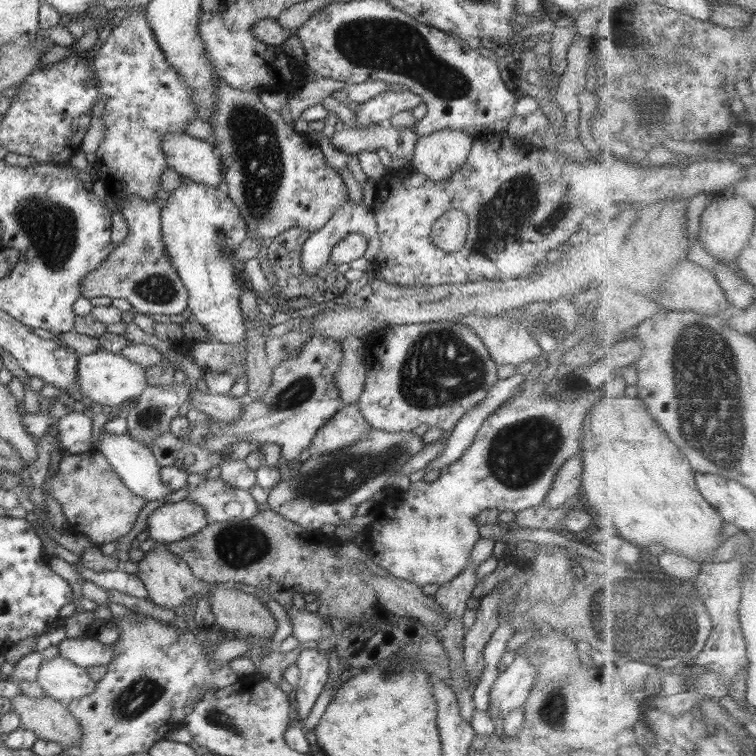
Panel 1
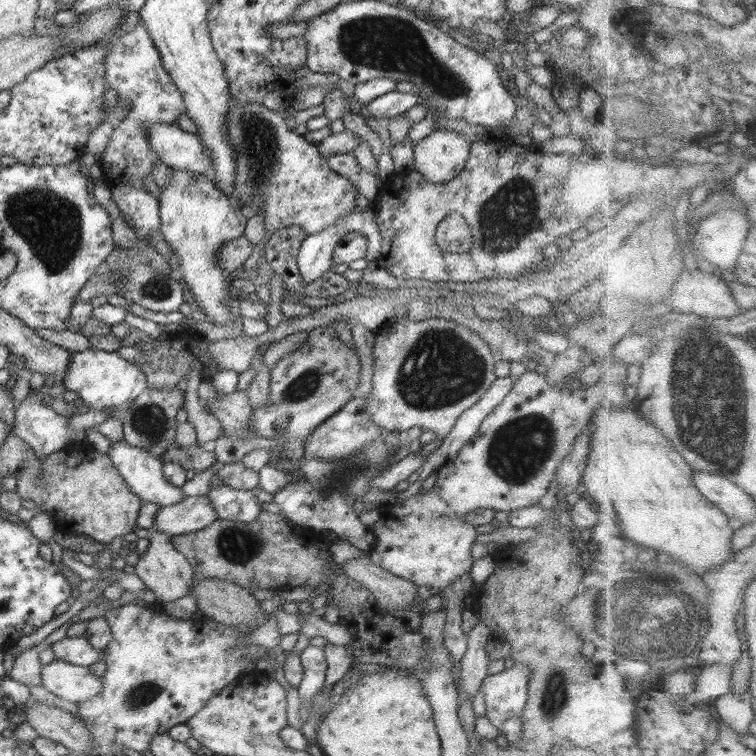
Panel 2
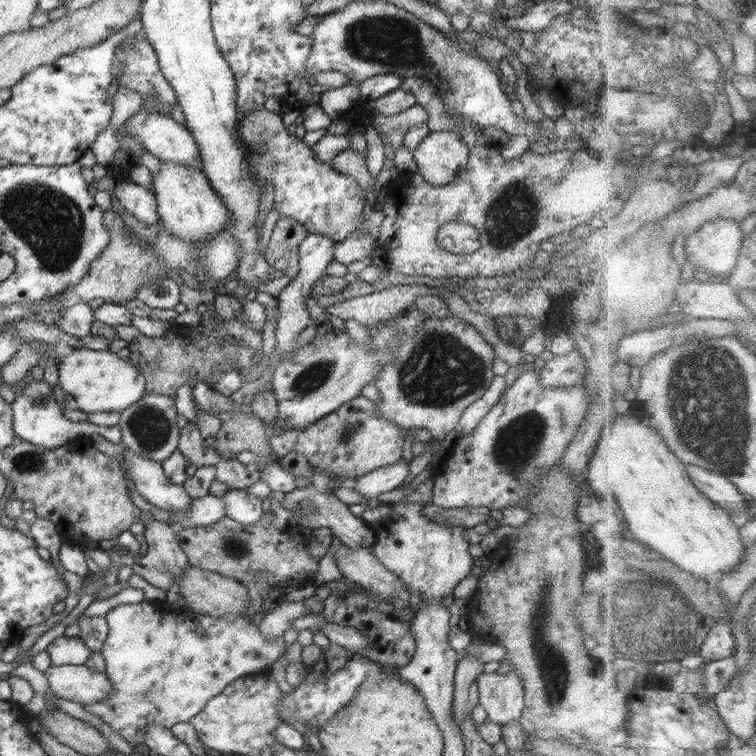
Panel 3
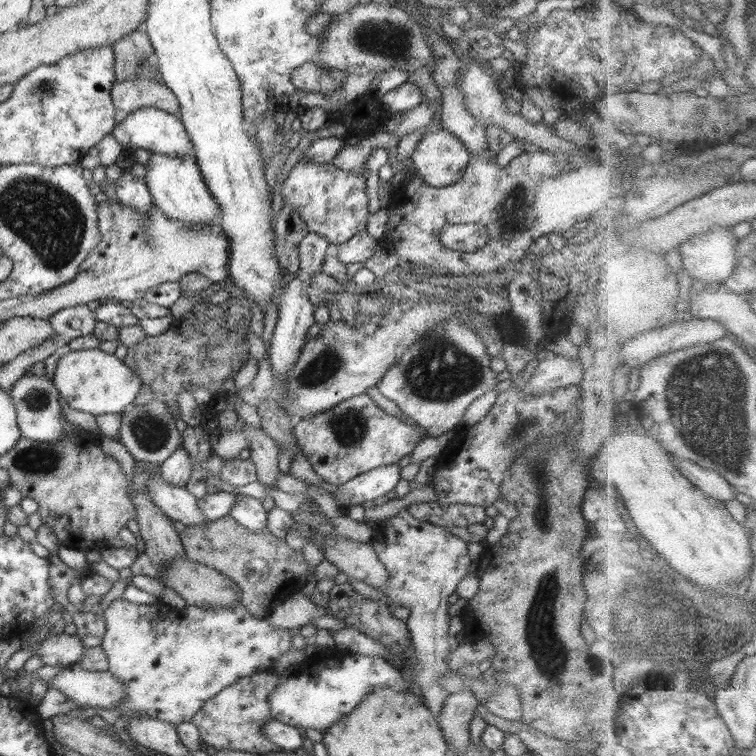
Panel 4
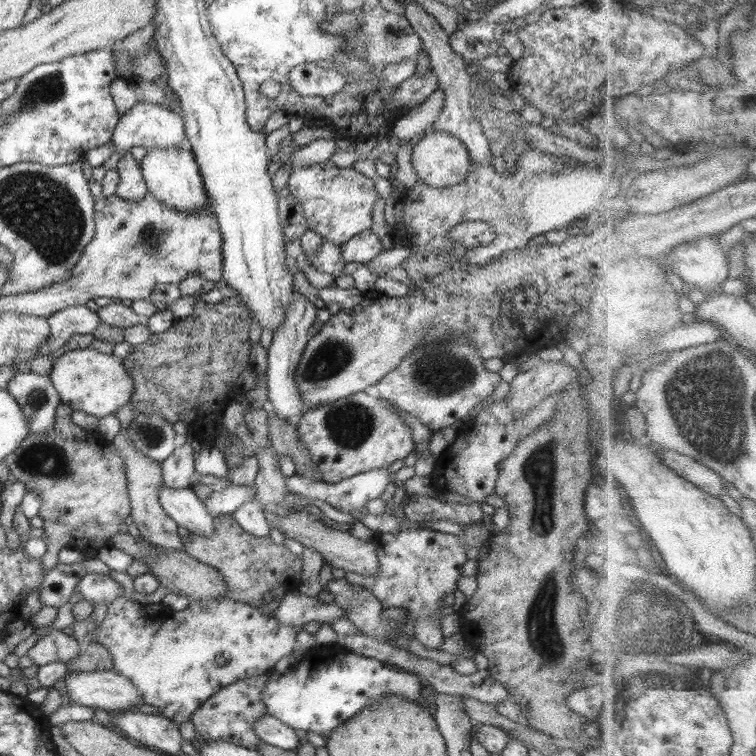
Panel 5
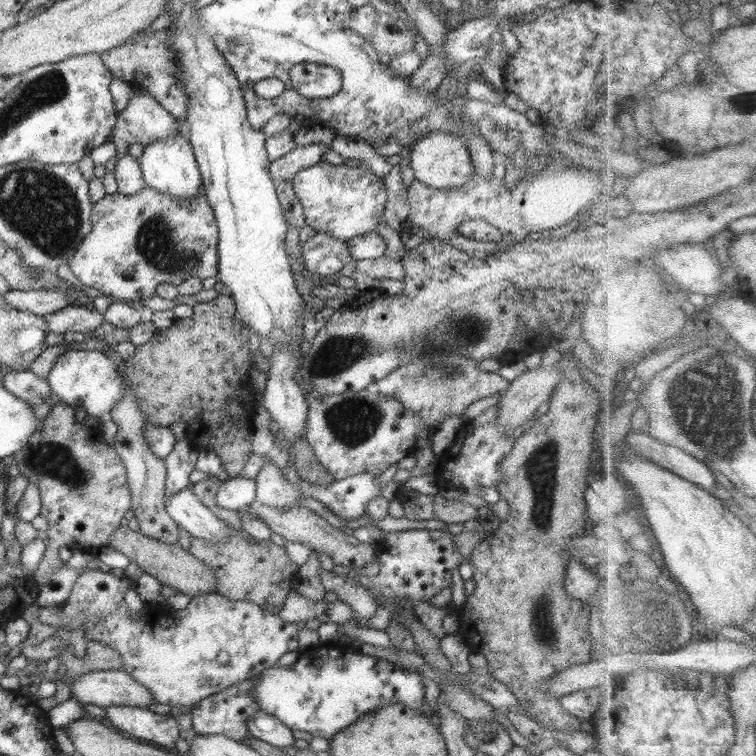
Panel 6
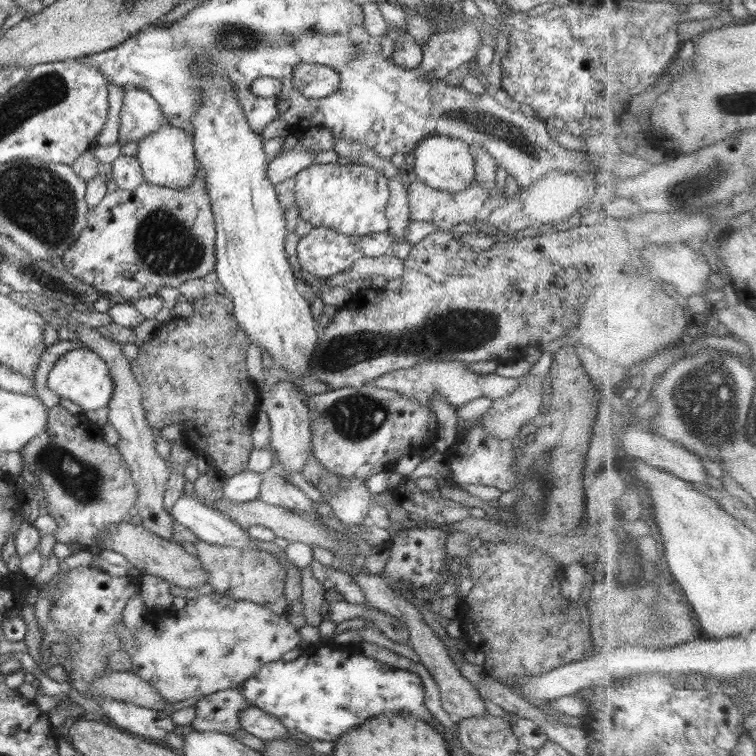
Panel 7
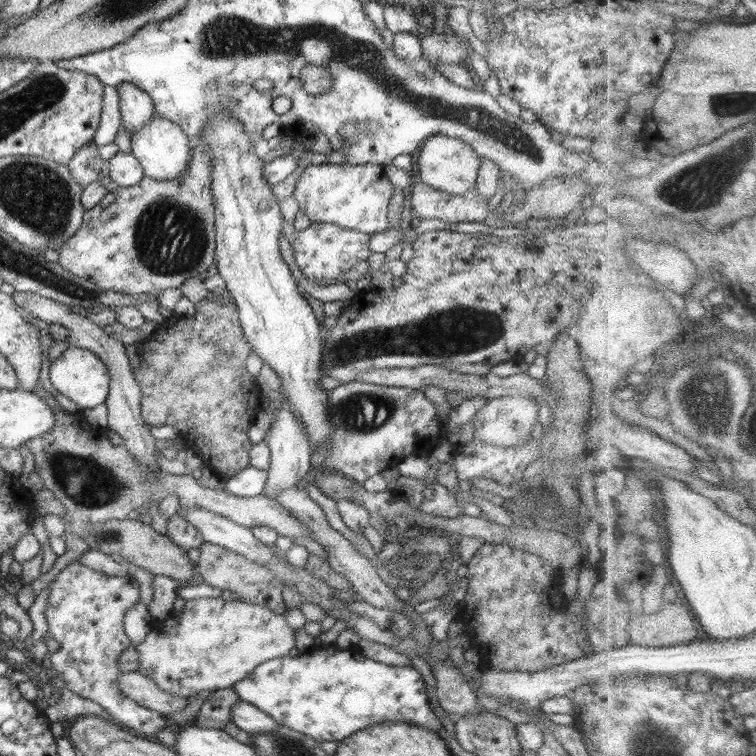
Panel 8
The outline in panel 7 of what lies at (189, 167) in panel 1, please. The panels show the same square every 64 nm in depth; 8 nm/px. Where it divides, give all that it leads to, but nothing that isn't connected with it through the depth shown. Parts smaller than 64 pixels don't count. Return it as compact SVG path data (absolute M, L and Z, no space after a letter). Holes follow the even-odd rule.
M124 87L124 104L120 112L118 144L138 142L166 126L168 120L162 115L156 100L146 91Z

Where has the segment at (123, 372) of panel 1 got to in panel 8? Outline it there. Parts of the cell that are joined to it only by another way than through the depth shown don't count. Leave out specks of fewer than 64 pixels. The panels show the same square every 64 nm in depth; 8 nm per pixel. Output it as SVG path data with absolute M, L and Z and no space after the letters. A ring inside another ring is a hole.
M68 347L62 352L58 358L52 361L49 376L56 392L60 392L62 396L73 400L80 407L81 411L104 404L109 393L111 379L107 366L96 354L82 348Z

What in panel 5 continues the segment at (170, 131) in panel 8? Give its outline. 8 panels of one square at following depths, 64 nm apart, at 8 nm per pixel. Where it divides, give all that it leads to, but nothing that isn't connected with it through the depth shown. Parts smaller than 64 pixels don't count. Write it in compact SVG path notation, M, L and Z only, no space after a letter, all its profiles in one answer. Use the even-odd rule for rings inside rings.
M164 148L164 150L149 150L142 158L142 176L147 184L147 189L163 205L169 209L195 213L207 211L211 208L208 202L208 195L204 190L202 176L193 153L186 148Z

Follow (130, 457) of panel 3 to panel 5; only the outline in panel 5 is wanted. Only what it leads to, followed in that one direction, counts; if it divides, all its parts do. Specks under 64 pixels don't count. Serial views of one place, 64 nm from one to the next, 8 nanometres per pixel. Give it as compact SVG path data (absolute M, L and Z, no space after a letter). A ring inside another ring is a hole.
M161 486L159 499L166 514L189 532L202 536L210 536L213 533L215 516L192 488L176 491Z

